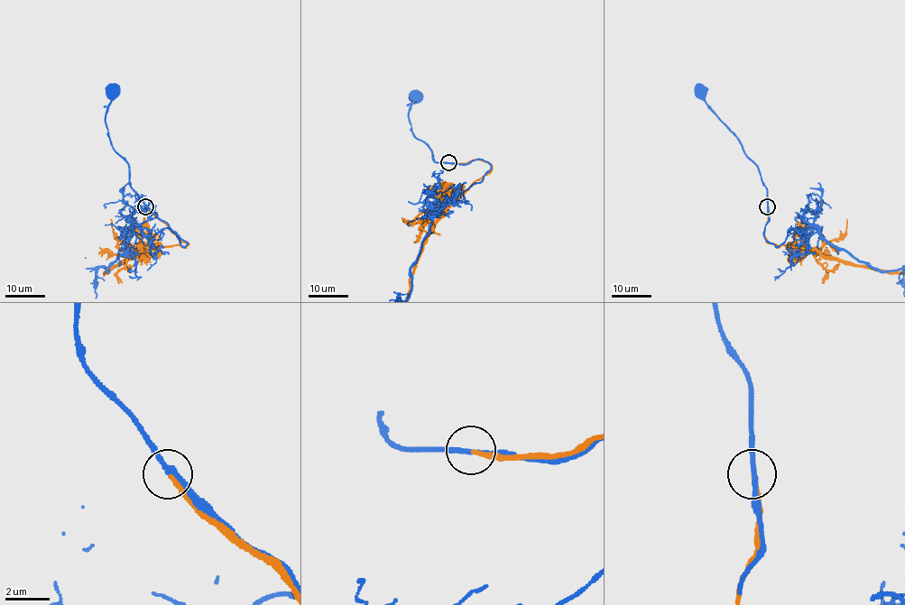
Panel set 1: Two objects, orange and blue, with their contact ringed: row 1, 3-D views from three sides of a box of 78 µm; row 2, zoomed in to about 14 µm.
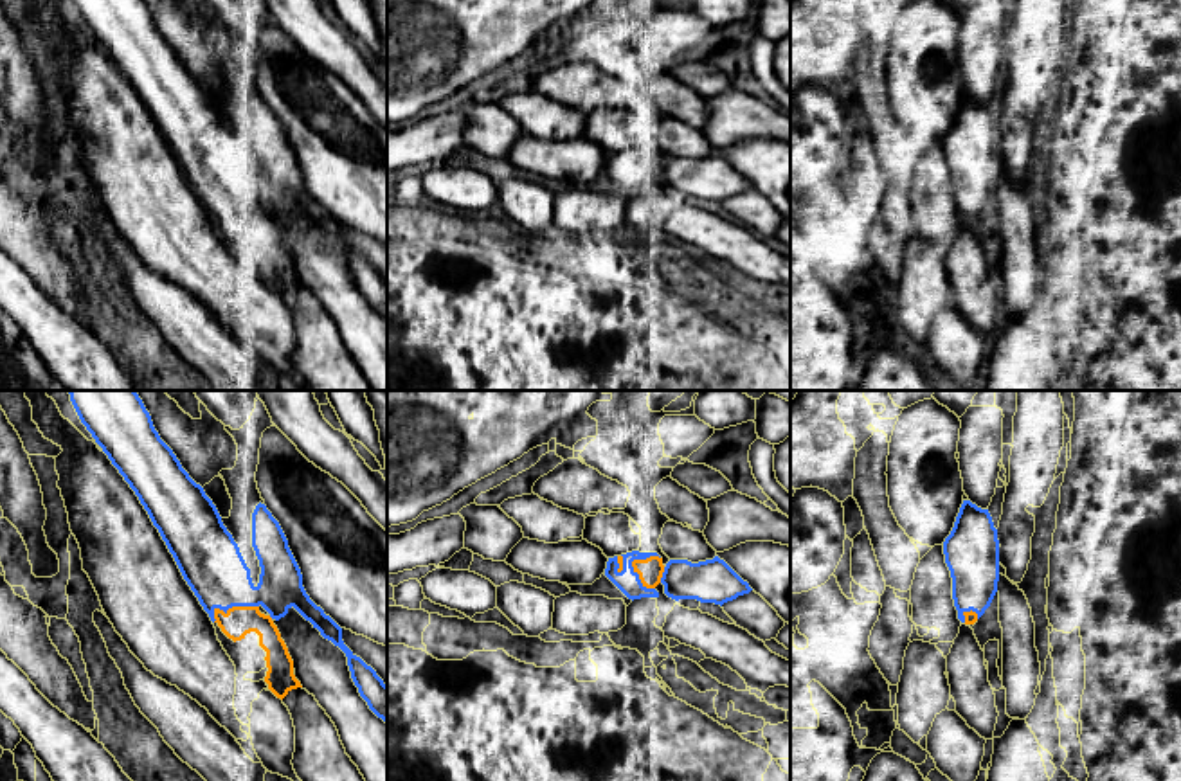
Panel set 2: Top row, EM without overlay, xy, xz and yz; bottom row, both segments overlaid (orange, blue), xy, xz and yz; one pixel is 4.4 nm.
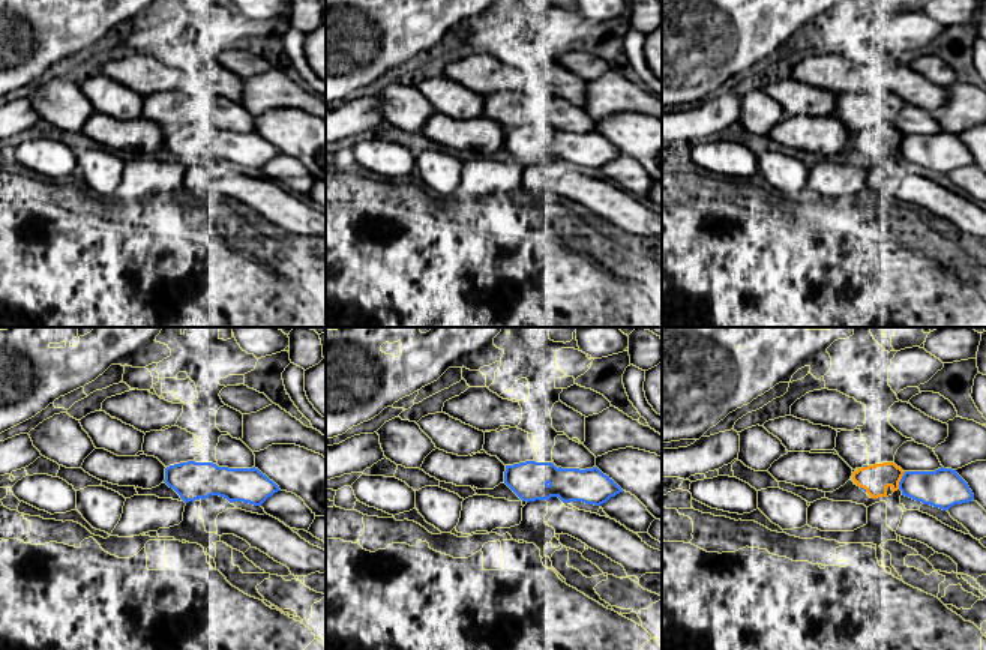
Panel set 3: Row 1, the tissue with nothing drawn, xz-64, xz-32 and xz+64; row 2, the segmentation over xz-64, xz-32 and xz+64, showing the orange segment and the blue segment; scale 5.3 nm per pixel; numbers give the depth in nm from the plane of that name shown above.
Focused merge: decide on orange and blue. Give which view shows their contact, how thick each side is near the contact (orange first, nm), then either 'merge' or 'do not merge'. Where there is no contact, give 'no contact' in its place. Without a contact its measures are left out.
xz | 110/100 nm | do not merge

